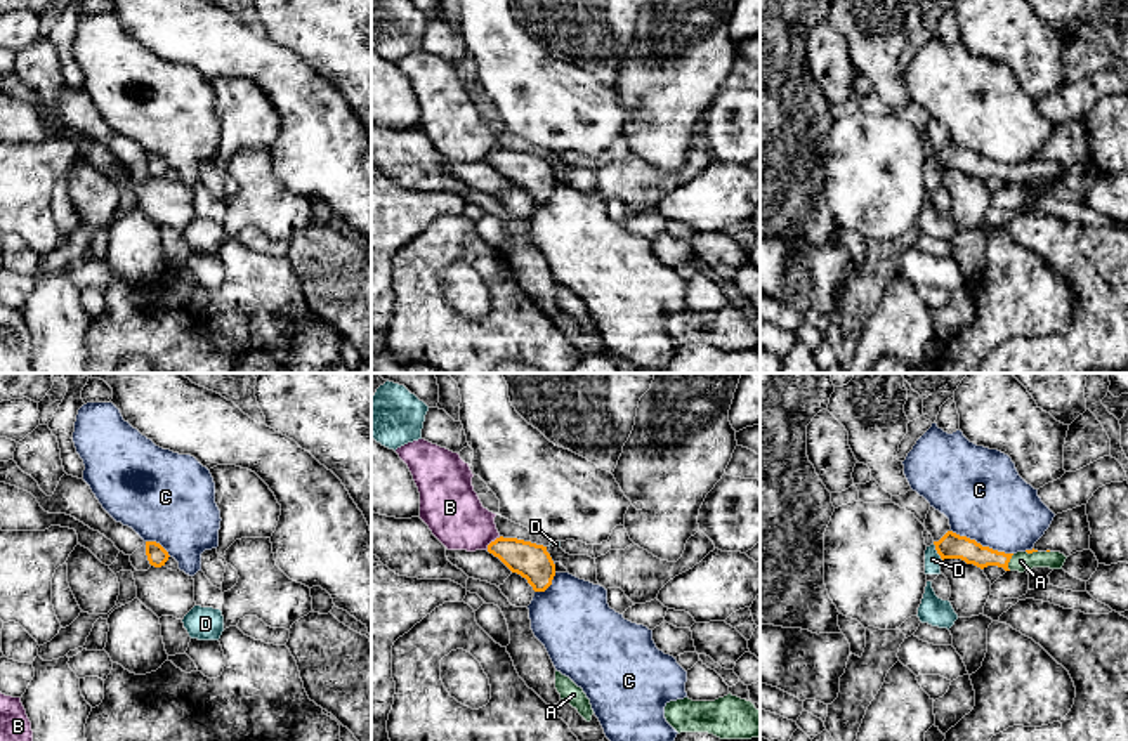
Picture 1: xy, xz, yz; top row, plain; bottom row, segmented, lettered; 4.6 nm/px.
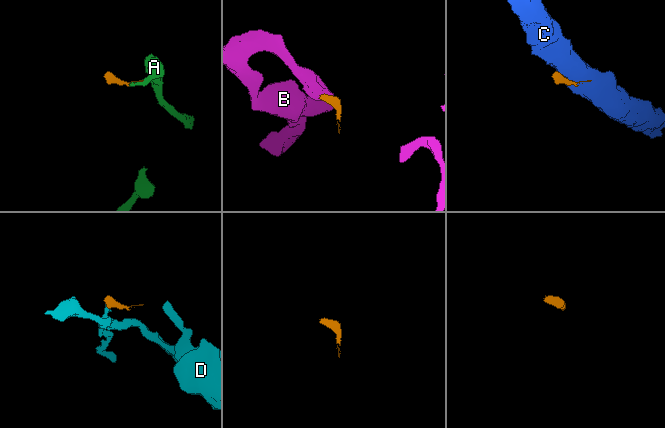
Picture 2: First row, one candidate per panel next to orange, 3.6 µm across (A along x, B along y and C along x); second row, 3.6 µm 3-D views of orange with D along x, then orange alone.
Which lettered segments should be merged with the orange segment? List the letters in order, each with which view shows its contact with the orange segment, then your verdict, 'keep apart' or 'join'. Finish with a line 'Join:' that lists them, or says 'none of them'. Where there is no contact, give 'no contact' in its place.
A: yz | join
B: xz | keep apart
C: yz | keep apart
D: yz | keep apart
Join: A

